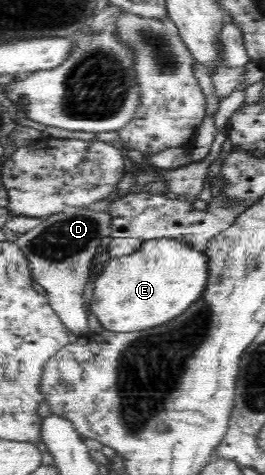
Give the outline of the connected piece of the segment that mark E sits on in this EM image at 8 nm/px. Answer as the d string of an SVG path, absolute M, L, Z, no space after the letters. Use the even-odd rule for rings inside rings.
M179 239L143 241L136 252L105 262L94 282L90 310L109 332L140 331L169 322L181 316L203 294L208 281L206 254Z

